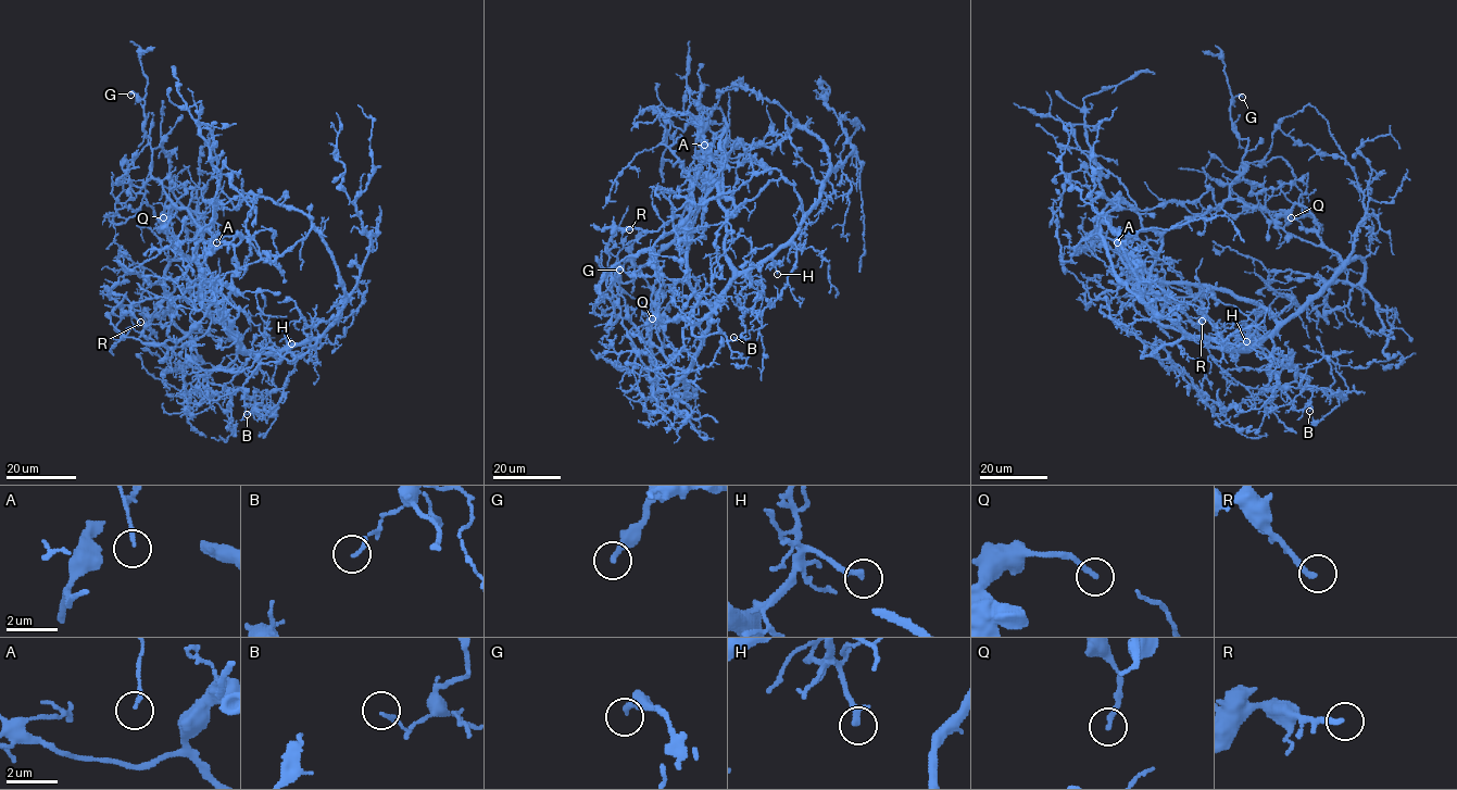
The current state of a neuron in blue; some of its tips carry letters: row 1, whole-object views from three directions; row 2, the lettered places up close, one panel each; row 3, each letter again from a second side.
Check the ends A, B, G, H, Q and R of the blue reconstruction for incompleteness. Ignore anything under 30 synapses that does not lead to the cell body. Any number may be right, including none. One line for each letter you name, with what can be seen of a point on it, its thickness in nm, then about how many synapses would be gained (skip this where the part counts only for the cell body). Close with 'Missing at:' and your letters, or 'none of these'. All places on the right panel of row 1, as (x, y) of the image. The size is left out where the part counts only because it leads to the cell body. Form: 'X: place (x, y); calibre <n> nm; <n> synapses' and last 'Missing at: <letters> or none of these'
R: place (1202, 321); calibre 240 nm; 30 synapses
Missing at: R

